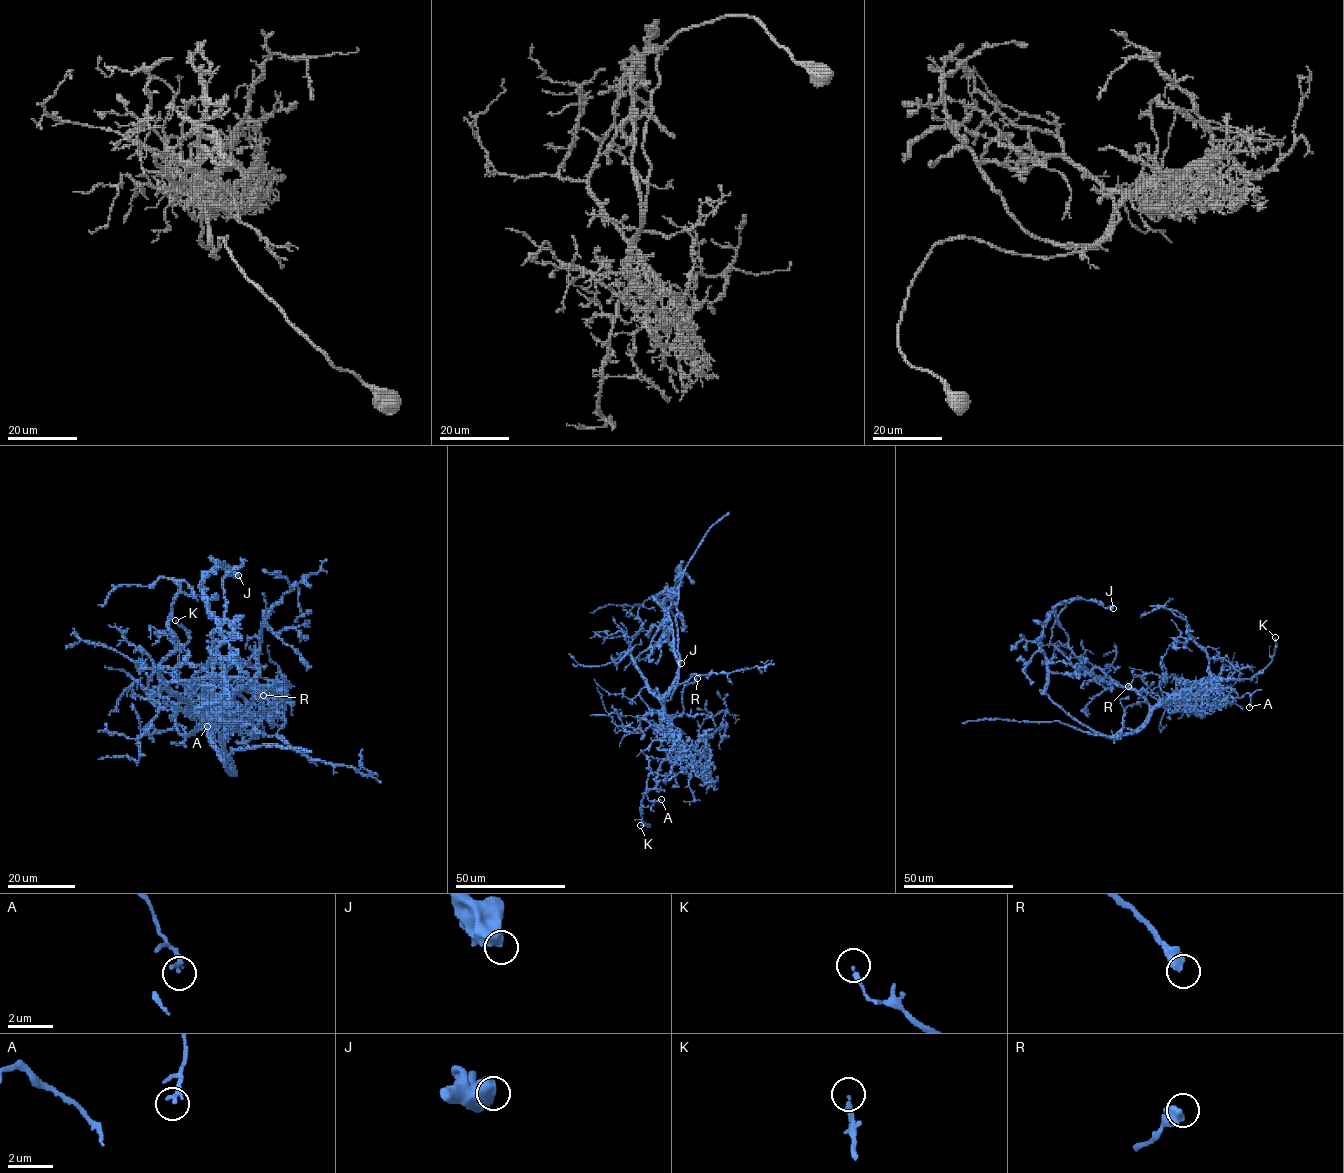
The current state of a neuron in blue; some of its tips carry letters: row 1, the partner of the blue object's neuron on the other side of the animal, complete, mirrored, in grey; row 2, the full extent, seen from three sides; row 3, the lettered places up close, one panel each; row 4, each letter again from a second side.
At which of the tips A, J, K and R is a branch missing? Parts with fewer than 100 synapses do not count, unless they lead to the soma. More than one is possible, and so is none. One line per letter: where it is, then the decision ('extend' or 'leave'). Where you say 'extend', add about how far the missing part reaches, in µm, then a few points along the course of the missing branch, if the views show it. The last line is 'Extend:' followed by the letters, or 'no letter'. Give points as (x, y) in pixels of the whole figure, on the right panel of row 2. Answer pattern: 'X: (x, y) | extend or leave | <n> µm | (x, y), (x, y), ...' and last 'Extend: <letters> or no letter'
A: (1249, 707) | leave
J: (1113, 608) | leave
K: (1275, 637) | leave
R: (1128, 686) | leave
Extend: no letter

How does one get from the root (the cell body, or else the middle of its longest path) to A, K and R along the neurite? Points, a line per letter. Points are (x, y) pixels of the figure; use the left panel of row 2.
A: (208, 735), (230, 697), (225, 692), (184, 708), (194, 708), (207, 726)
K: (208, 735), (211, 719), (230, 697), (177, 681), (178, 657), (188, 632), (175, 620)
R: (208, 735), (219, 709), (208, 696), (205, 677), (241, 680), (240, 674), (263, 695)

